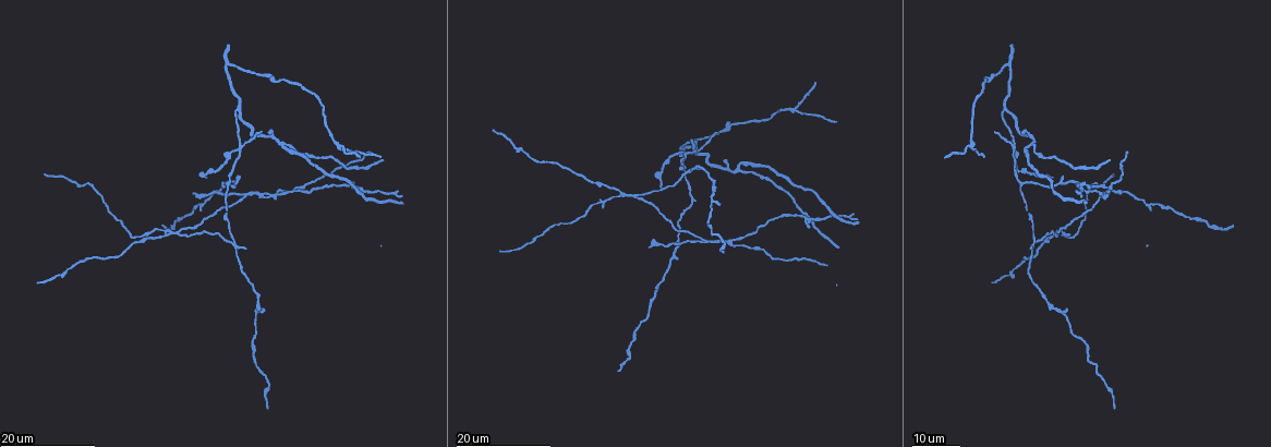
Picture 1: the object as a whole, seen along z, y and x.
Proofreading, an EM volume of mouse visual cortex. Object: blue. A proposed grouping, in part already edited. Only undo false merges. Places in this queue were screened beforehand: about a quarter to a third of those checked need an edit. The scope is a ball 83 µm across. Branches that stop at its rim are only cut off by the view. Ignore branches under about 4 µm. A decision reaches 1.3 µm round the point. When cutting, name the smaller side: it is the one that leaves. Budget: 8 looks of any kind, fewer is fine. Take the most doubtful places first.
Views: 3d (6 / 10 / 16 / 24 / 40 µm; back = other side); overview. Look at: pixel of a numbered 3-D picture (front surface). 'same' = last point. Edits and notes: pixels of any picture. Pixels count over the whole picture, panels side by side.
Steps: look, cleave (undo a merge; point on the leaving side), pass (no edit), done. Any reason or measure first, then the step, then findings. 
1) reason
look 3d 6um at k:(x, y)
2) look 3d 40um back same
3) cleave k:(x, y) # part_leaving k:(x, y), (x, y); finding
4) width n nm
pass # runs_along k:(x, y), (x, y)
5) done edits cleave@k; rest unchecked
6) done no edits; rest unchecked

small branch off a trunk
look 3d 16um at 1:(795, 108)

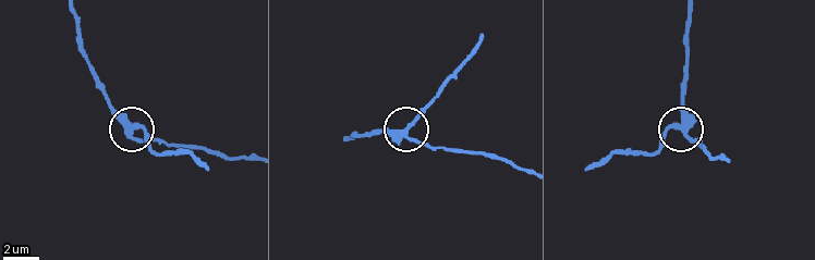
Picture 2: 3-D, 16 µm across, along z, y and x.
closer look
look 3d 10um at 2:(134, 128)

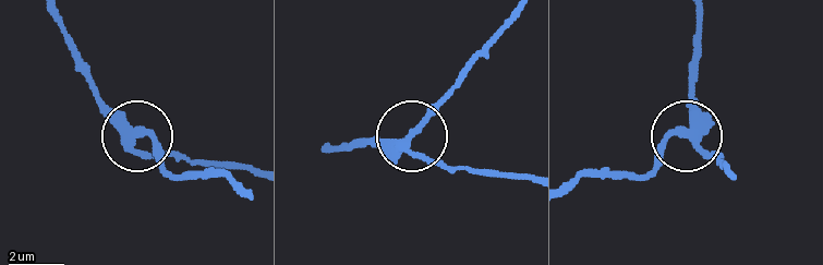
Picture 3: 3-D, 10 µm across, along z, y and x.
side_arm 8 um
pass # runs_along 3:(323, 152), (404, 142), (451, 91); all the same neuron

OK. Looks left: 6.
three-way junction
look 3d 24um at 1:(233, 245)

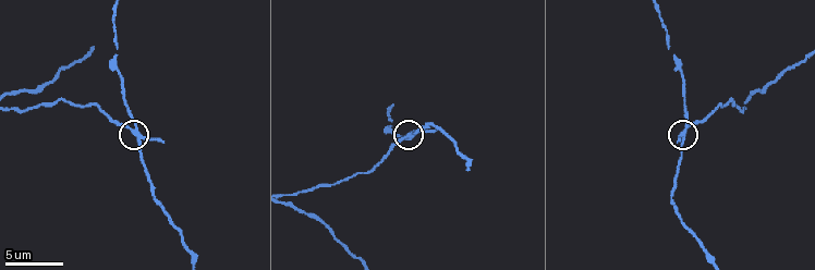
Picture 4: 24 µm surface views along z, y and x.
look 3d 10um at 4:(129, 131)

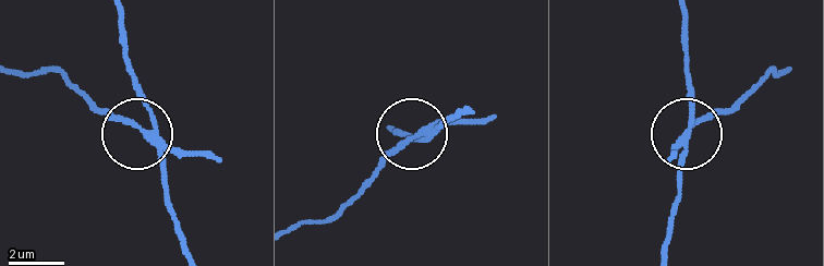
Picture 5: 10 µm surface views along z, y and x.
width 200 nm
cleave 5:(125, 119) # part_leaving 5:(157, 138), (102, 113), (53, 71), (19, 75); two neurons meet here

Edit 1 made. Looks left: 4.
a fork
look 3d 16um at 1:(740, 170)

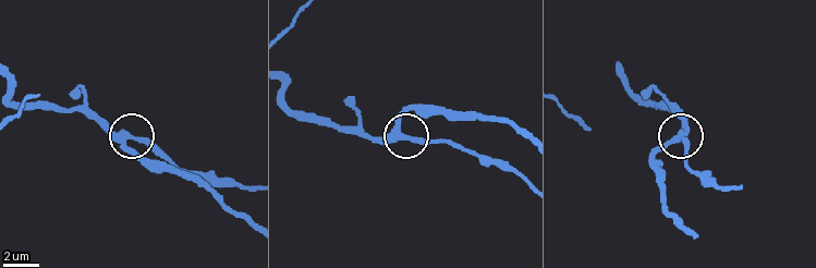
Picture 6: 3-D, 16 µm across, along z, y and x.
look 3d 6um at 6:(676, 138)

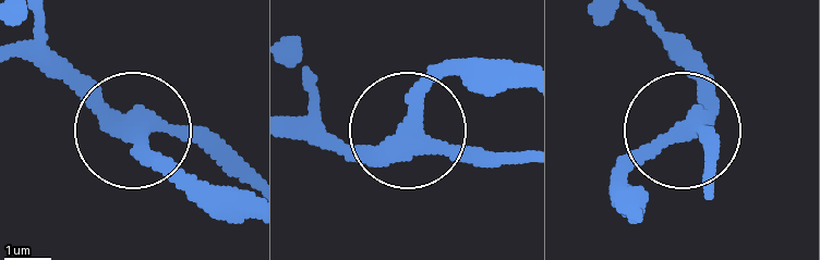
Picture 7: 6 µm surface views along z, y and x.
pass # runs_along 7:(15, 56), (38, 60), (121, 122), (234, 149); one neuron here

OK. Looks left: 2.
done edits cleave@5; rest unchecked

